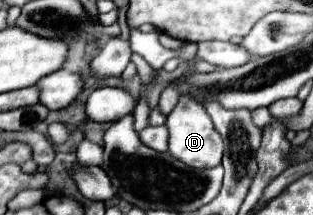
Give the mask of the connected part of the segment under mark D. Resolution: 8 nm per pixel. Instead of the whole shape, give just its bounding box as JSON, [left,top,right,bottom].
[167,97,223,169]

